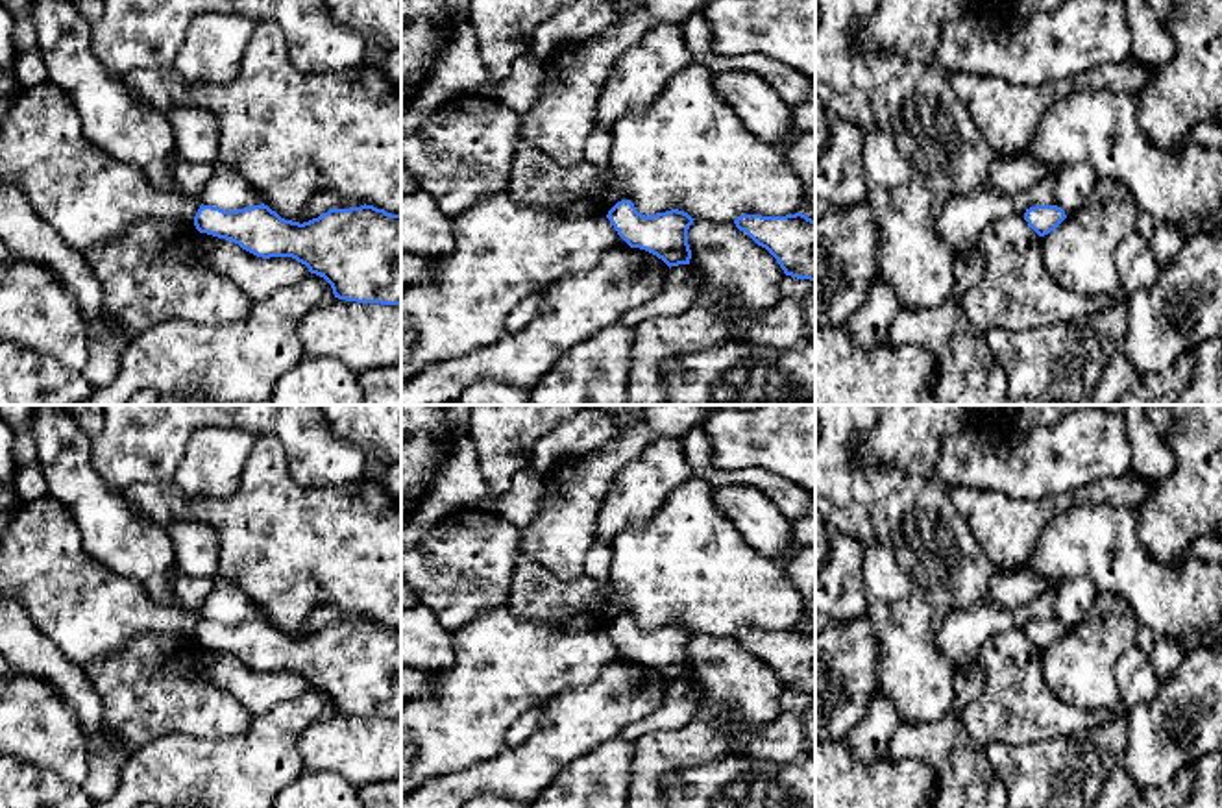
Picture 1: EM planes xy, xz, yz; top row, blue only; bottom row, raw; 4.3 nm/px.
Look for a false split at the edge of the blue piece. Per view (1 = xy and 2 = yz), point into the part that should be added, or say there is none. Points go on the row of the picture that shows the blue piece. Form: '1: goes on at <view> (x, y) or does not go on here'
1: does not go on here
2: does not go on here

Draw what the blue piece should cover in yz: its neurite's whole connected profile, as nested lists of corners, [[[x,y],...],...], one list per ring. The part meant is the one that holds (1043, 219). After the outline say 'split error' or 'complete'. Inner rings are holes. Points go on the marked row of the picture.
[[[1035,205],[1024,213],[1024,220],[1039,237],[1054,231],[1065,218],[1065,211],[1057,205]]] | complete

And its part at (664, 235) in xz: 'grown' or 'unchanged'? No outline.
unchanged

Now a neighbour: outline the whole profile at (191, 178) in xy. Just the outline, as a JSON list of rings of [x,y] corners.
[[[177,150],[172,153],[172,181],[179,192],[187,196],[200,196],[203,187],[213,178],[216,165],[202,165],[185,161]]]

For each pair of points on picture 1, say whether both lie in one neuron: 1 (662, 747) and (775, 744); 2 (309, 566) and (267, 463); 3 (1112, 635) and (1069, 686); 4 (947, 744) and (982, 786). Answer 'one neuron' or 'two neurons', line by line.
1: two neurons
2: one neuron
3: one neuron
4: one neuron

